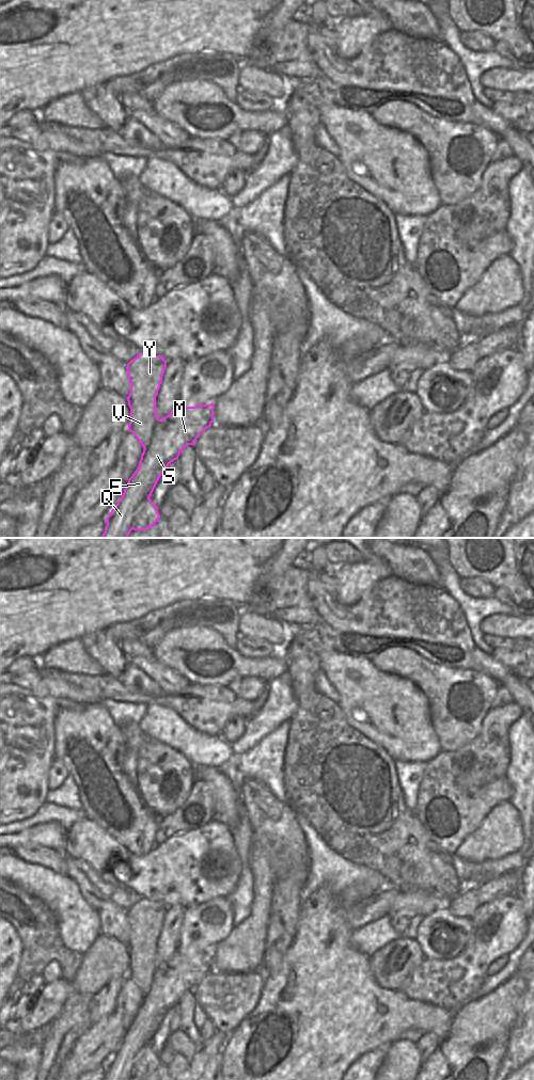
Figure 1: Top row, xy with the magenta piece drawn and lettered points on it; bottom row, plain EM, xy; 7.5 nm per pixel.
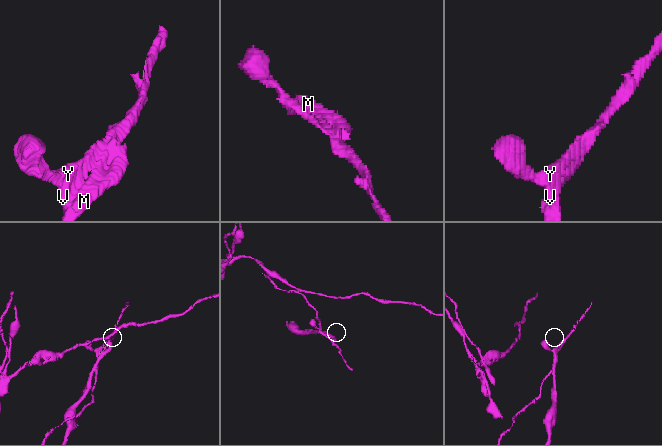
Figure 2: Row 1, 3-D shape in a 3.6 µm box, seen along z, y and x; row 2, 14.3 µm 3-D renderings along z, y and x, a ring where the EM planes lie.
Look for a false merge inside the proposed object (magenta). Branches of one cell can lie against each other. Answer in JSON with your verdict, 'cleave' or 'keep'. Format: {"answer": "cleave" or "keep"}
{"answer": "cleave"}

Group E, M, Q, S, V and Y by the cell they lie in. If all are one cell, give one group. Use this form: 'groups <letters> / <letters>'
groups E M Q S / V Y

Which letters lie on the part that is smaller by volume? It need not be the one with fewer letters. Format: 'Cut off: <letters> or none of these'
Cut off: V, Y

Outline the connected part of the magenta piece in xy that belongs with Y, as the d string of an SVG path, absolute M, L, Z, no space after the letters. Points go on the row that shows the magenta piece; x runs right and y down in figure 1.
M140 352L127 364L130 393L126 398L130 408L130 431L146 448L159 423L156 397L162 382L167 361L161 355Z

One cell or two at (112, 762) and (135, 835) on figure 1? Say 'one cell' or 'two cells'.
one cell

